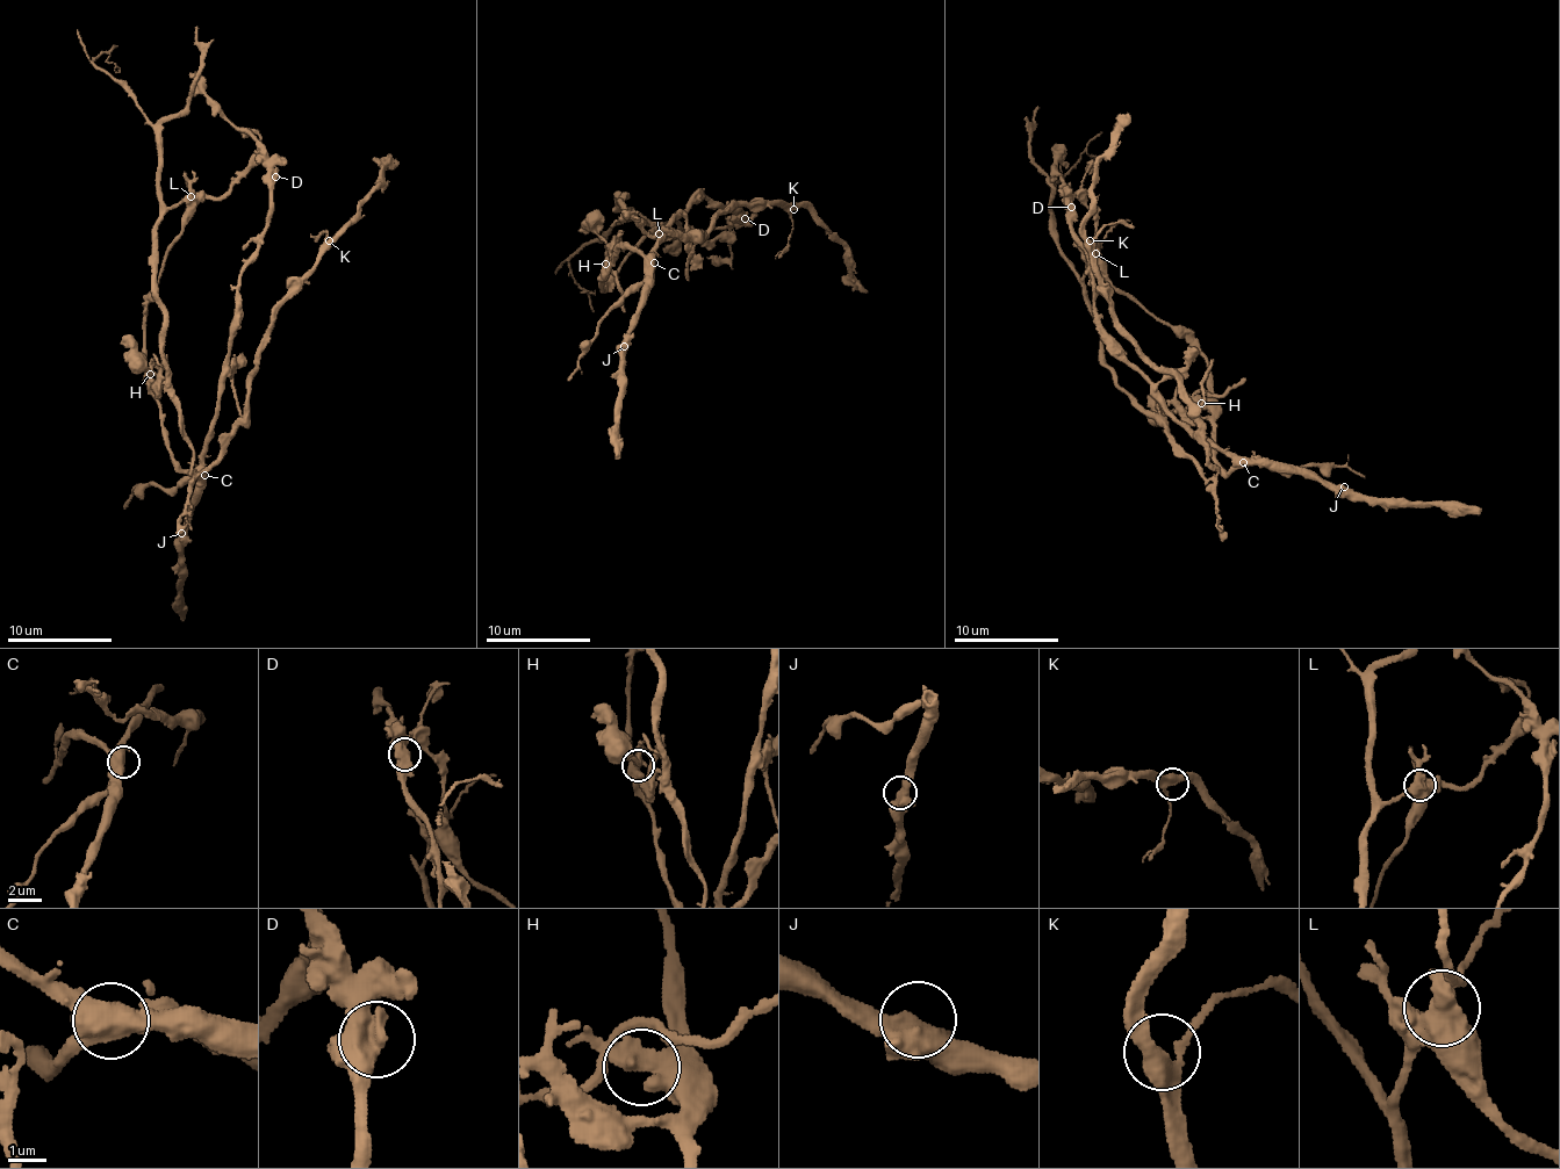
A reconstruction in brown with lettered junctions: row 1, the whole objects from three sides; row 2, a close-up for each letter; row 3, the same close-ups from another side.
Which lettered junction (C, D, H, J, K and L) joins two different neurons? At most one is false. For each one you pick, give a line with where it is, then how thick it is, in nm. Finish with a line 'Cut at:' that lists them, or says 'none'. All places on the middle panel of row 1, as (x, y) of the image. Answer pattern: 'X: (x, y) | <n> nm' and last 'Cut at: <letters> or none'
L: (659, 233) | 500 nm
Cut at: L

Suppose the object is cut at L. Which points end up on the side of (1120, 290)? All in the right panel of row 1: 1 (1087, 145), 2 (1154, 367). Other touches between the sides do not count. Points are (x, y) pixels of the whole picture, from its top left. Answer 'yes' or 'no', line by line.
1: no
2: no

